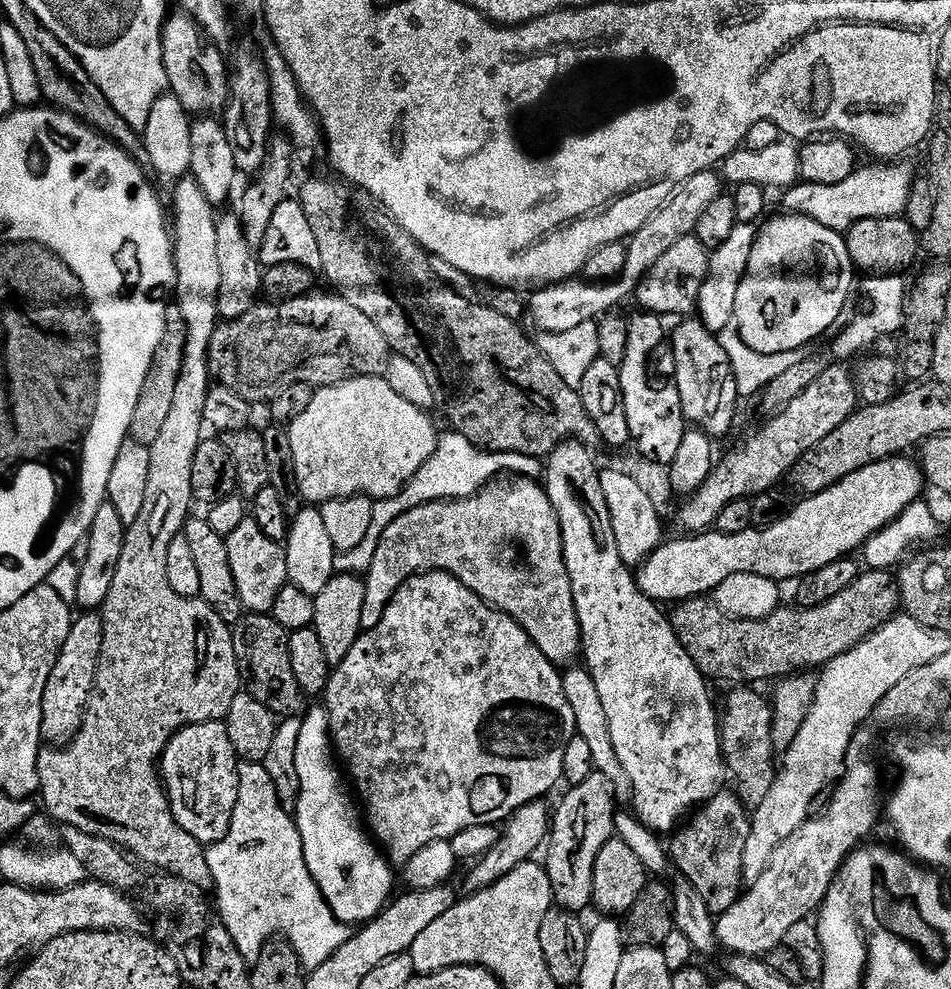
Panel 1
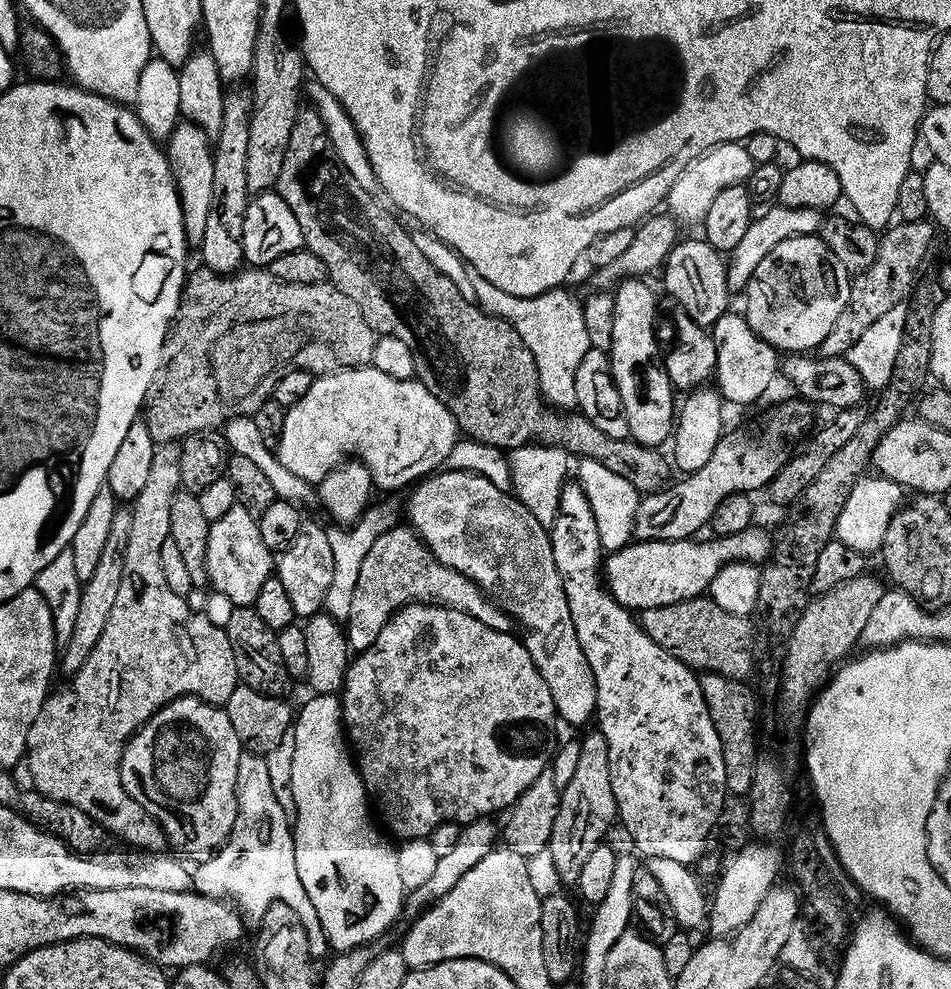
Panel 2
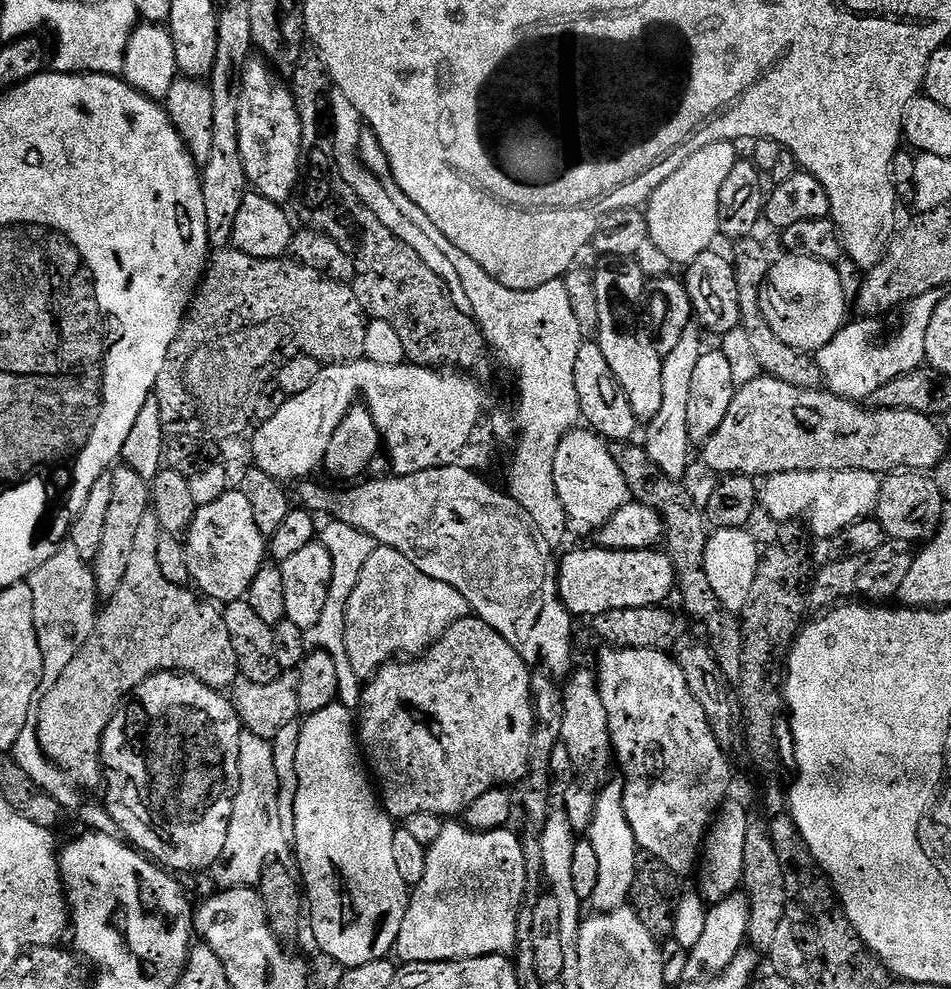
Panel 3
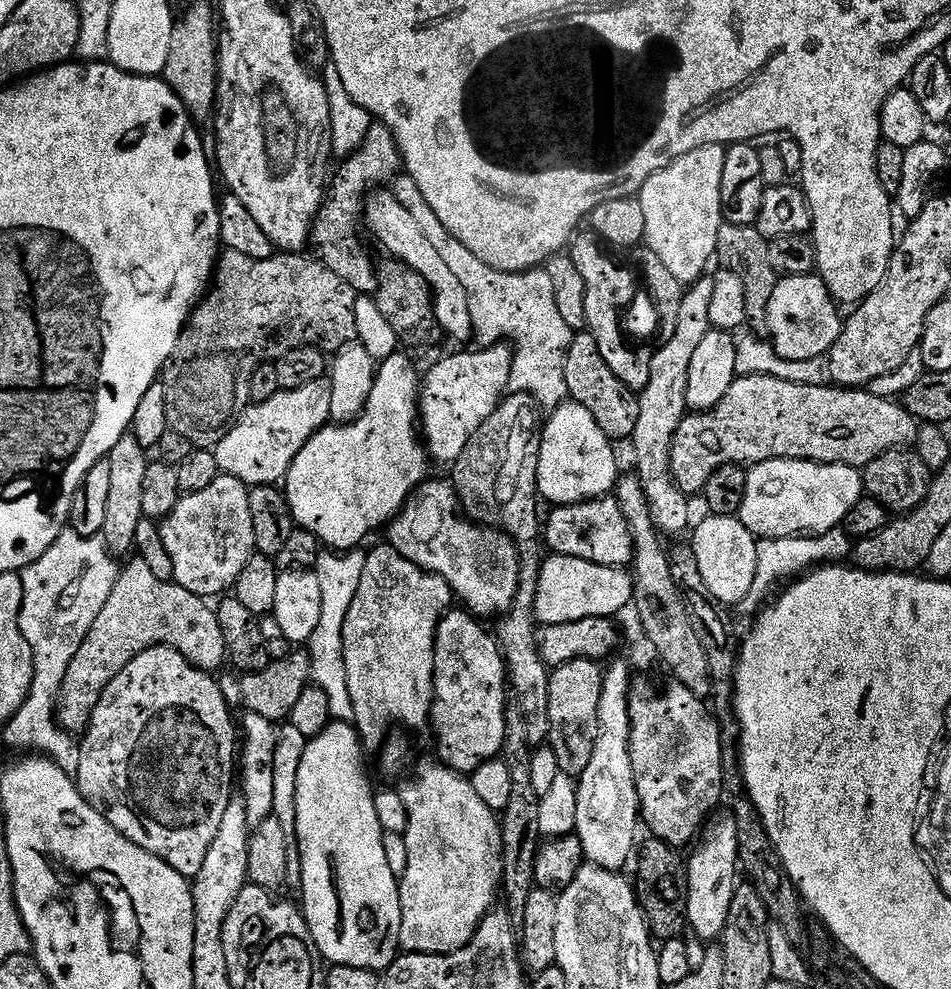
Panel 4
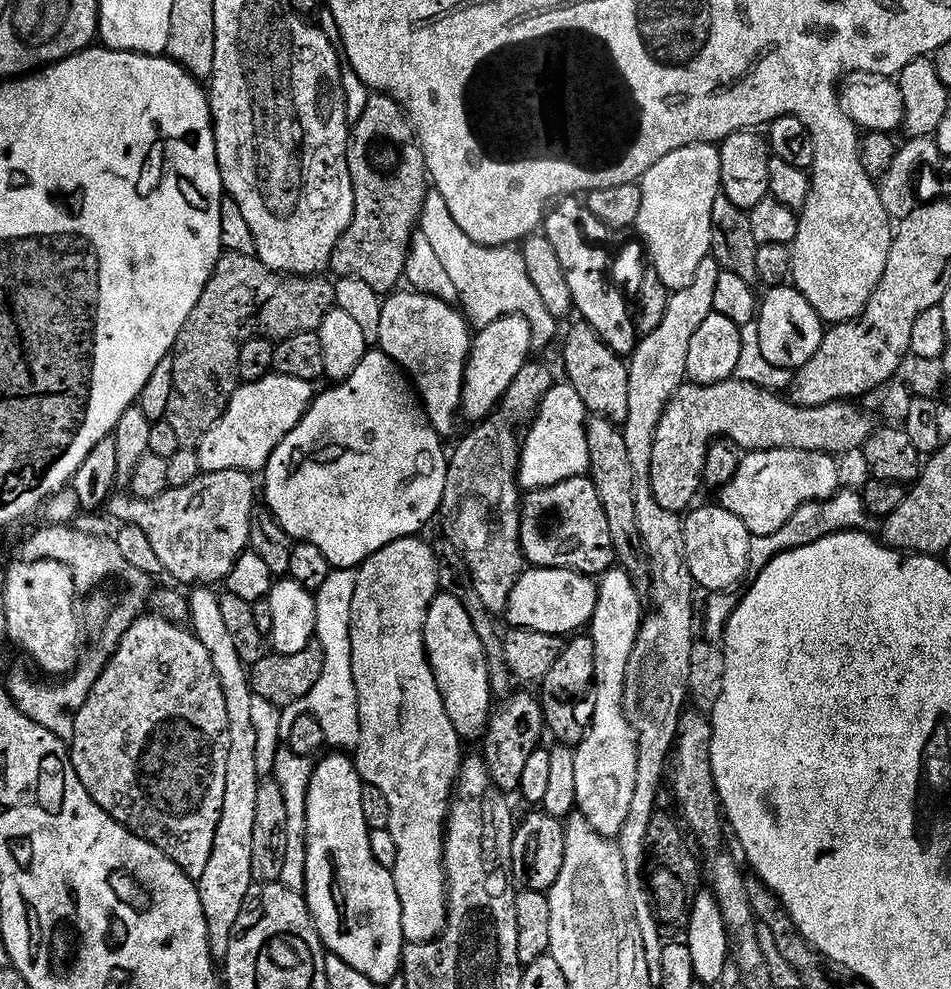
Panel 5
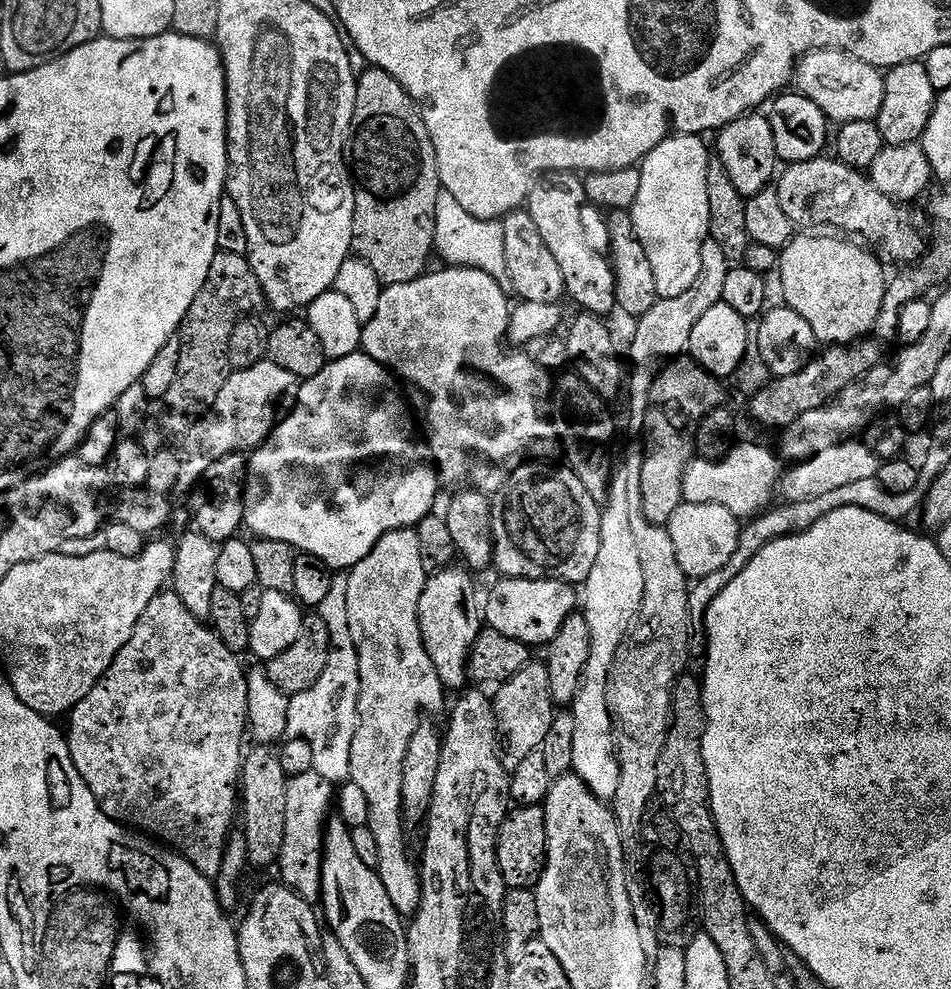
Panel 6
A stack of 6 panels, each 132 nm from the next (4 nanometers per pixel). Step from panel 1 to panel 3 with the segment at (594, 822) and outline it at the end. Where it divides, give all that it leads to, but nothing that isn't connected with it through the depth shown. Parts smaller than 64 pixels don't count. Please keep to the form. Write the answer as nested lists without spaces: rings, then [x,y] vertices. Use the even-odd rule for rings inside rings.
[[[576,670],[567,677],[566,683],[562,688],[564,713],[562,714],[560,740],[562,747],[570,754],[574,773],[574,779],[566,793],[566,799],[568,799],[566,811],[573,830],[577,834],[584,834],[592,826],[596,798],[600,795],[600,789],[605,783],[604,775],[608,772],[608,763],[610,765],[613,763],[614,753],[606,718],[606,706],[602,706],[597,673]]]

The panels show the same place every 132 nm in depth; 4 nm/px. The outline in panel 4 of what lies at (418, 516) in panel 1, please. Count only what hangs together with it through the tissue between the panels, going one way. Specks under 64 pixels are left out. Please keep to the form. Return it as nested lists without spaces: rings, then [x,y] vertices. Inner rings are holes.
[[[390,546],[383,547],[368,552],[358,594],[354,594],[354,603],[346,613],[346,626],[342,626],[346,683],[350,685],[350,702],[354,702],[351,723],[360,733],[365,749],[373,754],[383,749],[385,740],[393,731],[392,724],[401,724],[404,728],[429,727],[434,699],[436,631],[454,604],[452,587],[442,577],[402,558],[398,550]]]

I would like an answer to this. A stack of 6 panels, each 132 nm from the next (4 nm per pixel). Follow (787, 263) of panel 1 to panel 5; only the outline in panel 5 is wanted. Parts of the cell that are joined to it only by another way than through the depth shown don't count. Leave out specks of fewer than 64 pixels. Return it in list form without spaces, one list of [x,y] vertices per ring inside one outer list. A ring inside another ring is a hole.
[[[795,286],[767,289],[759,301],[754,322],[758,326],[758,343],[762,345],[762,355],[766,362],[774,362],[776,368],[799,370],[803,364],[810,362],[810,358],[818,354],[818,346],[822,346],[826,331],[826,325],[814,306],[806,302]]]

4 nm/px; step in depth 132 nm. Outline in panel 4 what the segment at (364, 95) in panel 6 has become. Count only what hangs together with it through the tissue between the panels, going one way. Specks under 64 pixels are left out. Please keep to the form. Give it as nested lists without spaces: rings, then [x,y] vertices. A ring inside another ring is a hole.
[[[376,122],[360,148],[340,166],[340,173],[331,177],[324,204],[312,224],[310,252],[318,263],[326,266],[326,270],[334,270],[334,274],[338,274],[346,286],[358,294],[372,294],[376,290],[377,265],[374,260],[372,264],[372,256],[360,237],[365,199],[372,187],[387,185],[401,175],[400,147],[392,131],[386,125]]]

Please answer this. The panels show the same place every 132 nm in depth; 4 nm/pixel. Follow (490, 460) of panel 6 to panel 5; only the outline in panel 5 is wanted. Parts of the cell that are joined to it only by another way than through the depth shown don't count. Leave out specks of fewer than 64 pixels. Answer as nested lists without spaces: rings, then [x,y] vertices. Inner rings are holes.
[[[413,290],[389,295],[382,306],[382,326],[378,326],[379,351],[386,353],[412,381],[428,421],[442,438],[456,428],[461,415],[463,374],[472,353],[473,329],[459,307]],[[567,382],[553,383],[546,398],[540,403],[539,410],[534,414],[528,437],[523,437],[522,440],[518,469],[521,489],[545,488],[570,478],[588,476],[590,450],[586,434],[589,419],[590,413],[582,398],[578,398],[578,390],[574,390],[574,386]]]

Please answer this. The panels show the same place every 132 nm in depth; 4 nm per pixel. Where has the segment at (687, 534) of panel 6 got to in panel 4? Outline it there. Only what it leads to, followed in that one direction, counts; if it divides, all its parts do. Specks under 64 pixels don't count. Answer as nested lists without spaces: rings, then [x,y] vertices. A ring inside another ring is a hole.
[[[705,515],[705,520],[700,525],[695,525],[691,533],[692,543],[690,549],[696,556],[702,579],[706,582],[707,589],[722,605],[734,606],[746,594],[750,594],[750,586],[754,586],[754,574],[758,554],[756,546],[757,537],[744,528],[741,520],[734,516]]]

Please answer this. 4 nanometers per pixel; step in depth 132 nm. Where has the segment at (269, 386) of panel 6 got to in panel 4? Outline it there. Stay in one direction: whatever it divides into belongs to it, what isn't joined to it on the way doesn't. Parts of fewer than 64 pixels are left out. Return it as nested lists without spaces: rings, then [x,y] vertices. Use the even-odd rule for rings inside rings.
[[[323,379],[298,390],[278,391],[269,401],[252,404],[245,412],[243,409],[235,417],[228,433],[214,445],[221,473],[238,478],[249,486],[279,485],[290,470],[298,450],[306,446],[318,429],[329,423],[331,389],[331,383]]]

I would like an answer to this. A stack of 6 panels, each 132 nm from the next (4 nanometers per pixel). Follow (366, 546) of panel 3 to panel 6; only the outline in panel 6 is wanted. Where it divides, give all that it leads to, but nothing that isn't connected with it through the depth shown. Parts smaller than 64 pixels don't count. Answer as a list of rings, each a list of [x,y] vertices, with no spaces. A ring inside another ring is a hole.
[[[333,575],[330,595],[322,601],[318,614],[330,630],[330,658],[322,678],[302,694],[290,699],[290,718],[288,719],[289,740],[310,742],[314,750],[313,772],[322,774],[334,786],[351,781],[350,746],[354,746],[354,734],[358,718],[358,698],[360,697],[360,671],[358,670],[358,650],[350,634],[350,614],[346,610],[346,586],[348,577]]]

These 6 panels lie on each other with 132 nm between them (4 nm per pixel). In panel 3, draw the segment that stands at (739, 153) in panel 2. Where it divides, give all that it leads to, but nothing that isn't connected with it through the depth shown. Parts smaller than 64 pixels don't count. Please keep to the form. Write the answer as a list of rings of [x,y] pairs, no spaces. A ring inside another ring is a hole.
[[[730,140],[702,146],[698,154],[686,158],[648,199],[648,239],[651,247],[656,247],[666,259],[686,266],[698,258],[698,254],[713,247],[708,236],[715,237],[718,232],[718,194],[722,194],[722,186],[736,165],[736,148],[737,145]]]

